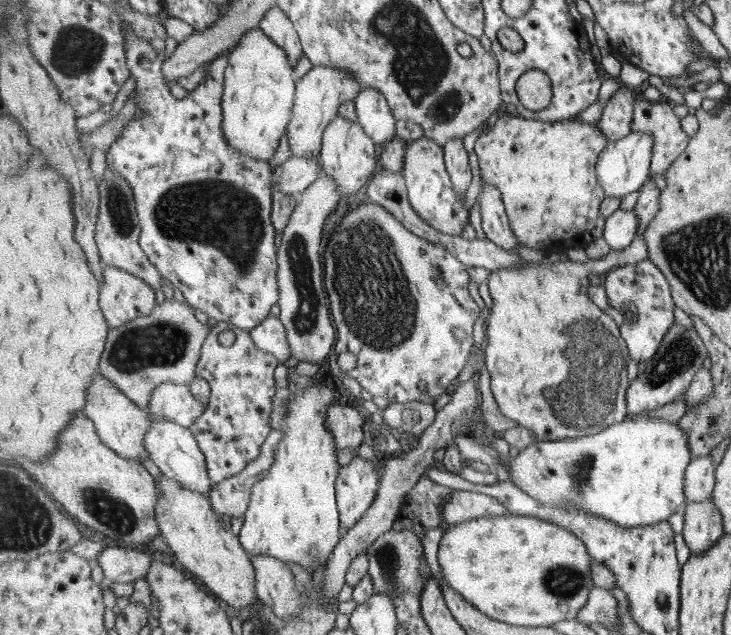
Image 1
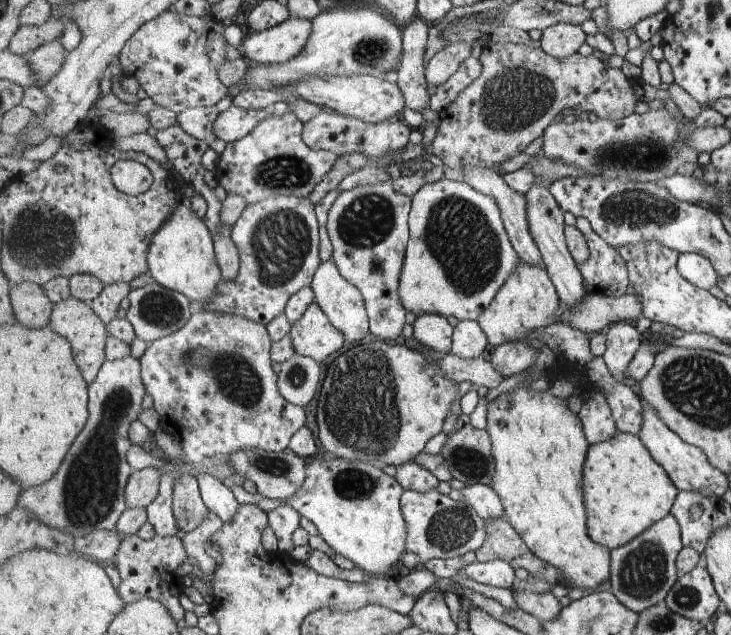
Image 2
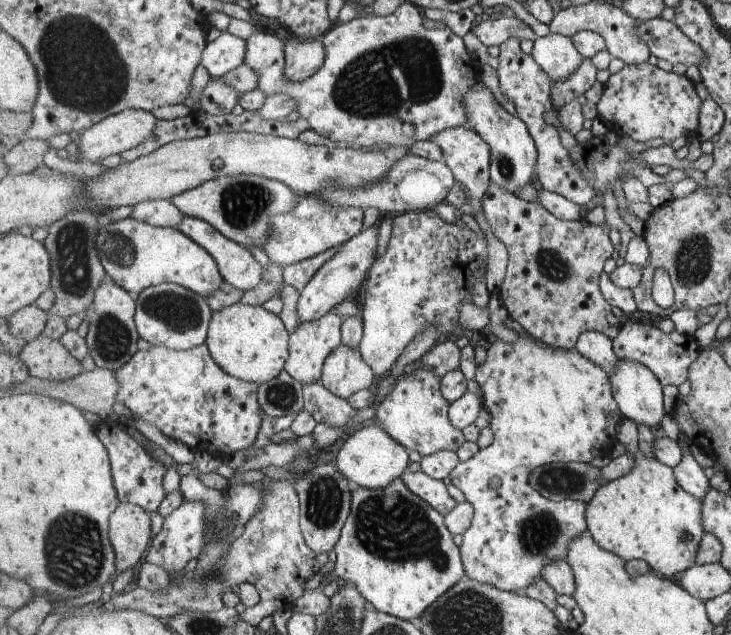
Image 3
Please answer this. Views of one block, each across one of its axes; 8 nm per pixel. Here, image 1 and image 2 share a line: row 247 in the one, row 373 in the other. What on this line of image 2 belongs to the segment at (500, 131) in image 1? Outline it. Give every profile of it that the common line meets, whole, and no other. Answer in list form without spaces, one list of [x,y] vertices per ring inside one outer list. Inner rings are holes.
[[[521,260],[517,270],[511,275],[506,284],[503,284],[498,295],[495,296],[495,300],[491,302],[491,306],[486,311],[483,311],[478,321],[485,334],[487,334],[491,345],[500,347],[507,342],[527,342],[527,344],[531,344],[539,352],[537,362],[530,366],[530,379],[519,385],[528,385],[530,381],[539,380],[539,378],[545,378],[545,376],[549,379],[549,384],[551,385],[555,379],[567,377],[570,372],[573,375],[575,374],[575,378],[579,380],[578,387],[589,391],[589,396],[584,400],[579,416],[583,422],[587,440],[590,441],[591,445],[597,444],[613,438],[619,431],[607,397],[601,389],[590,381],[586,368],[583,368],[582,372],[575,372],[576,363],[571,364],[565,357],[557,355],[548,346],[545,346],[543,342],[531,338],[531,332],[559,323],[561,309],[562,300],[558,294],[558,289],[555,288],[554,281],[551,280],[550,273],[547,272],[546,266],[527,264],[527,262]]]

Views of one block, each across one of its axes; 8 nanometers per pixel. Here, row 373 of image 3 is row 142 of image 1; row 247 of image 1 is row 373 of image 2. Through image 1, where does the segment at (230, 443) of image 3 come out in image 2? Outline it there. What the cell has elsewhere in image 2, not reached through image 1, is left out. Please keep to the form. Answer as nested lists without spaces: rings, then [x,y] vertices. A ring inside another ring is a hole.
[[[195,308],[191,320],[187,322],[179,332],[174,332],[165,338],[159,338],[155,342],[148,344],[146,351],[142,354],[140,358],[142,362],[143,370],[143,382],[147,386],[147,392],[154,399],[154,410],[160,415],[160,427],[162,427],[174,441],[181,445],[183,450],[183,458],[172,458],[165,456],[163,460],[166,462],[165,466],[160,470],[162,473],[162,483],[161,490],[157,500],[151,503],[147,507],[147,512],[149,512],[149,522],[154,525],[156,534],[161,536],[161,538],[173,538],[176,536],[176,532],[181,530],[177,518],[175,518],[174,510],[174,486],[175,482],[181,476],[185,474],[191,474],[195,477],[203,476],[203,474],[209,474],[210,472],[213,476],[218,479],[225,480],[229,476],[235,474],[235,468],[231,466],[229,458],[239,450],[253,450],[255,448],[261,448],[267,451],[285,451],[289,449],[291,439],[293,435],[301,430],[307,424],[307,416],[305,416],[305,410],[302,406],[291,403],[283,396],[282,392],[279,392],[279,379],[278,375],[275,375],[275,370],[273,370],[272,360],[272,343],[270,332],[267,330],[266,325],[260,322],[255,322],[254,320],[249,320],[248,318],[243,318],[242,316],[233,316],[229,314],[219,314],[214,312],[203,311],[202,308]]]

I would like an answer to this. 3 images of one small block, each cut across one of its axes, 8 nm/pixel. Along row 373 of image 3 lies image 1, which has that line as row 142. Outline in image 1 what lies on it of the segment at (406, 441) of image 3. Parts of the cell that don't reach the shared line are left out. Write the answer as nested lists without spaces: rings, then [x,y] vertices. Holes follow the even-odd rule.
[[[424,136],[407,146],[402,173],[412,208],[433,228],[450,235],[460,235],[469,221],[469,212],[462,204],[458,191],[453,188],[450,171],[446,167],[444,148]]]

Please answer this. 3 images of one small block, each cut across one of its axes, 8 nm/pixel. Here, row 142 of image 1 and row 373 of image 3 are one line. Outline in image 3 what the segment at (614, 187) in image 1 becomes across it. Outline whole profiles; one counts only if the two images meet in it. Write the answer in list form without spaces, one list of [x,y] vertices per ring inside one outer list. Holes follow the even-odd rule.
[[[619,359],[617,368],[619,368],[619,372],[610,375],[610,378],[613,382],[615,400],[624,417],[641,426],[649,426],[649,428],[660,424],[666,413],[663,408],[663,386],[658,377],[645,364],[631,362],[631,360]]]

